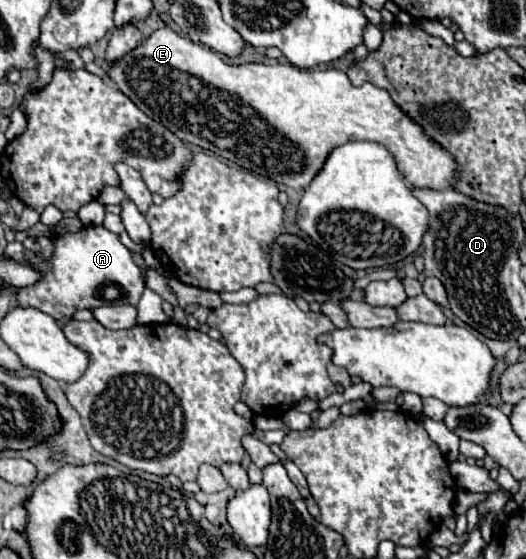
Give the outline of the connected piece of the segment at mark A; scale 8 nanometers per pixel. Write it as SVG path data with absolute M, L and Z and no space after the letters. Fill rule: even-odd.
M87 227L79 233L57 235L55 253L49 263L29 251L25 261L43 271L43 277L39 283L17 291L19 305L41 309L57 321L69 319L77 309L95 309L107 303L137 307L145 291L145 281L141 277L141 269L133 261L133 253L119 241L119 235L107 231L105 227ZM105 287L117 287L117 297L105 301Z

